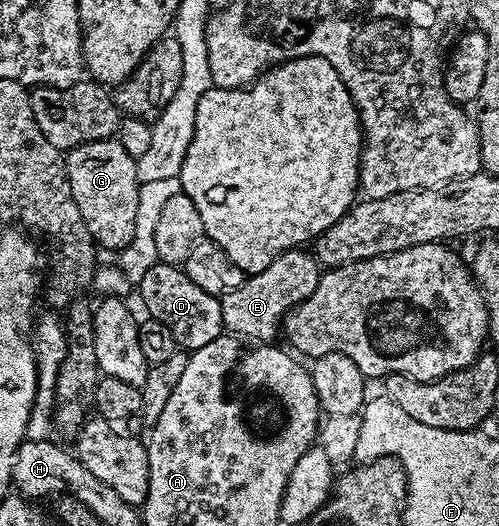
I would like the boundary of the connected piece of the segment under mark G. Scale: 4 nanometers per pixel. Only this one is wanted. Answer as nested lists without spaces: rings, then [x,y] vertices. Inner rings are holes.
[[[112,138],[85,142],[81,146],[70,149],[66,153],[65,163],[69,190],[73,190],[73,202],[77,202],[77,210],[81,210],[81,219],[85,221],[89,234],[100,249],[108,248],[114,254],[121,253],[124,248],[130,246],[134,236],[140,185],[135,166],[136,159],[130,156],[118,138]]]

